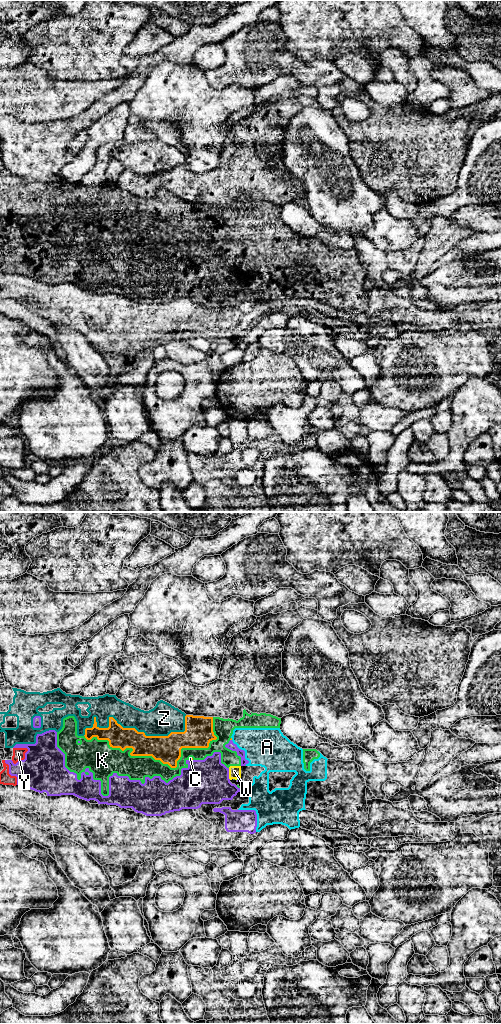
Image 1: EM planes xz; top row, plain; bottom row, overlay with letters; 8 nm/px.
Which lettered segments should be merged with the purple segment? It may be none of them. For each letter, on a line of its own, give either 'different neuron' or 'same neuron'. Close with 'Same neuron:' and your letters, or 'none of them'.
A: same neuron
C: same neuron
K: same neuron
W: same neuron
Y: same neuron
Z: same neuron
Same neuron: A, C, K, W, Y, Z

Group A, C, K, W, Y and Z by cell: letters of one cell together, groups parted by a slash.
A C K W Y Z

